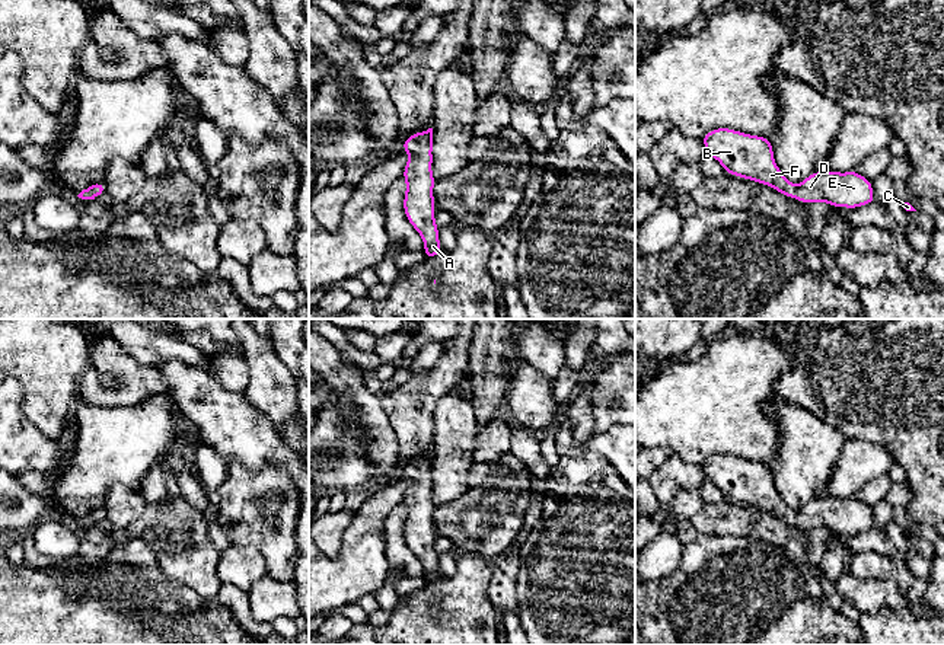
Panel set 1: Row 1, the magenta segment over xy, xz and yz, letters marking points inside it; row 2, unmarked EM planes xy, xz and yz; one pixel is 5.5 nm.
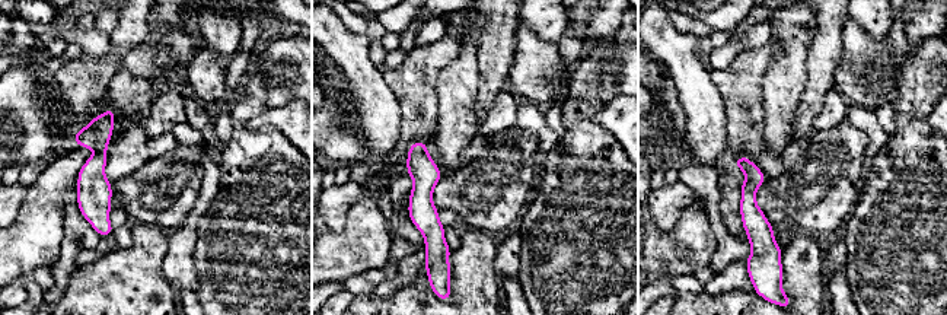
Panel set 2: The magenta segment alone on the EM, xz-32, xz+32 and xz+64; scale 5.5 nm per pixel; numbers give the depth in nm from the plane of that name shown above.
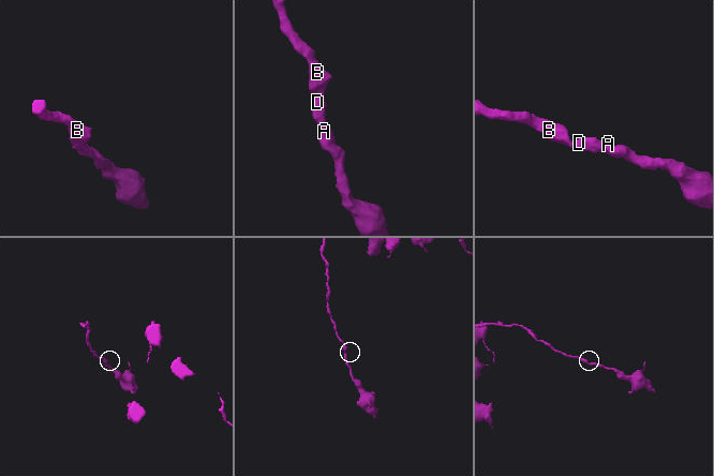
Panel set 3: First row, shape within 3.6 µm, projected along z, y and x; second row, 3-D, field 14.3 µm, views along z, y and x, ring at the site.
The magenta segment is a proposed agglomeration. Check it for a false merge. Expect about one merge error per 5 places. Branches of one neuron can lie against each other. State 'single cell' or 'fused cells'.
single cell

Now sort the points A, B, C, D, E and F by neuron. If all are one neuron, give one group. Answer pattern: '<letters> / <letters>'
A B C D E F

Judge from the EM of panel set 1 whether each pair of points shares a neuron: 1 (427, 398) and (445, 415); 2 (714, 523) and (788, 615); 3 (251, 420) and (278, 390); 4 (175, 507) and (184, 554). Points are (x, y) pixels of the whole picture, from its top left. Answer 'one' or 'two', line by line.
1: two
2: two
3: two
4: one

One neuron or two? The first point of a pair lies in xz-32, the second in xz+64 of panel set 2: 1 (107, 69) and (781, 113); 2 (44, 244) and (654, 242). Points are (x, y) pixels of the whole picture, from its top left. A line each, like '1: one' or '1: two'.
1: two
2: one

